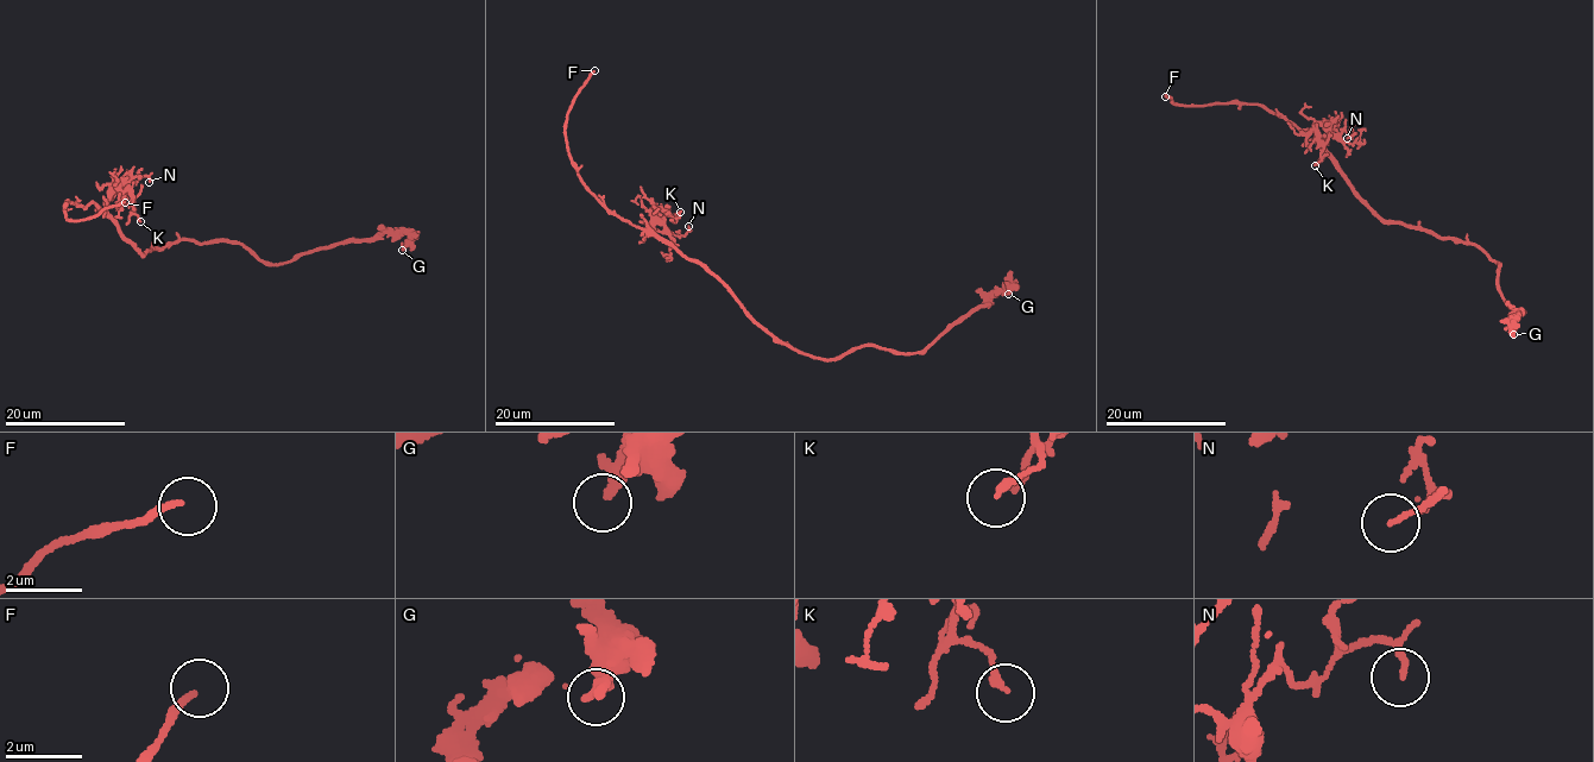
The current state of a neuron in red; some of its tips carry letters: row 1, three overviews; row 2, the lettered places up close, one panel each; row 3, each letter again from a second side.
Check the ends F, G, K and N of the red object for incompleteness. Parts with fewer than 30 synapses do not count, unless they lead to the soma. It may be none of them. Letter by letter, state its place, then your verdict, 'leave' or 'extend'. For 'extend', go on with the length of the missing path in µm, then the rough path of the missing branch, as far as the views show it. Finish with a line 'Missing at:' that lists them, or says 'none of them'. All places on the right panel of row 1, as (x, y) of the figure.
F: place (1165, 96); extend; missing 20 µm; course (1165, 96), (1169, 80), (1154, 56), (1158, 54)
G: place (1513, 334); leave
K: place (1315, 165); leave
N: place (1347, 138); leave
Missing at: F

